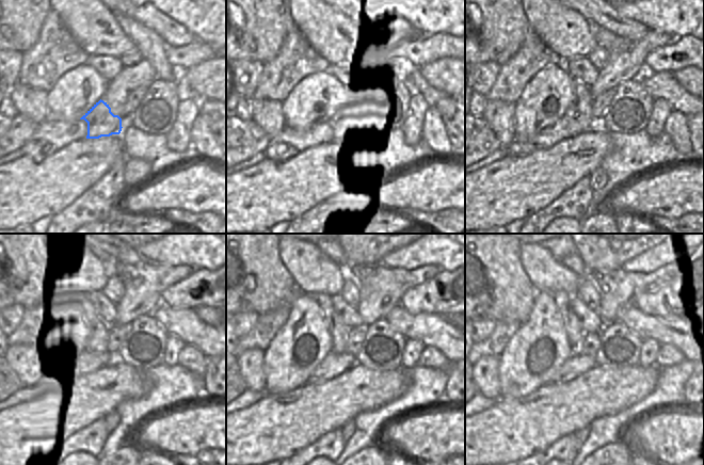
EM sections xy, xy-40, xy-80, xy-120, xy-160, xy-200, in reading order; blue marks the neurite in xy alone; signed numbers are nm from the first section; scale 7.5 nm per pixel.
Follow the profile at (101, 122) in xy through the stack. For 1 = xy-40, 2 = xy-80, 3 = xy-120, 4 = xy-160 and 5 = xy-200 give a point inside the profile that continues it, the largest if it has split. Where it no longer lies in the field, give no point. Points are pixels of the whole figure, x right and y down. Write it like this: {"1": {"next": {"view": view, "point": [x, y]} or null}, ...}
{"1": {"next": {"view": "xy-40", "point": [347, 119]}}, "2": {"next": {"view": "xy-80", "point": [580, 109]}}, "3": {"next": {"view": "xy-120", "point": [100, 331]}}, "4": {"next": {"view": "xy-160", "point": [338, 331]}}, "5": {"next": {"view": "xy-200", "point": [572, 325]}}}

